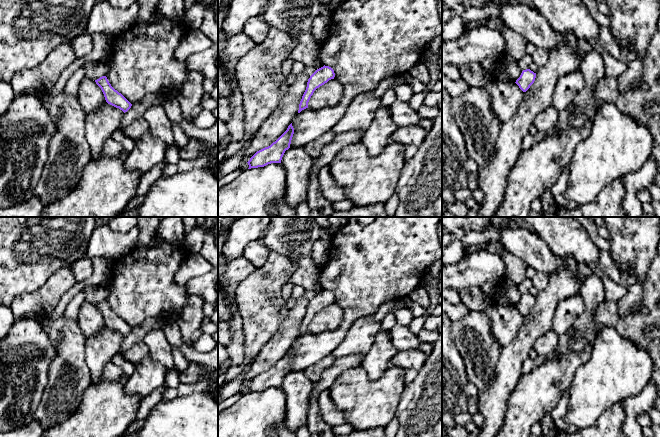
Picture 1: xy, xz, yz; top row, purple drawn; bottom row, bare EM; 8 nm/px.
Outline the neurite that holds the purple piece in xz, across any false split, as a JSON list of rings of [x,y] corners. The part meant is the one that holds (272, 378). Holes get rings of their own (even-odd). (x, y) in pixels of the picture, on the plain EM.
[[[292,347],[287,354],[270,370],[257,375],[247,386],[248,393],[264,391],[271,387],[281,387],[286,374],[290,372],[291,364],[294,358]]]

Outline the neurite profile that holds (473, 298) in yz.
[[[479,286],[461,289],[459,295],[462,304],[470,311],[484,311],[493,304],[491,298],[486,296]]]

